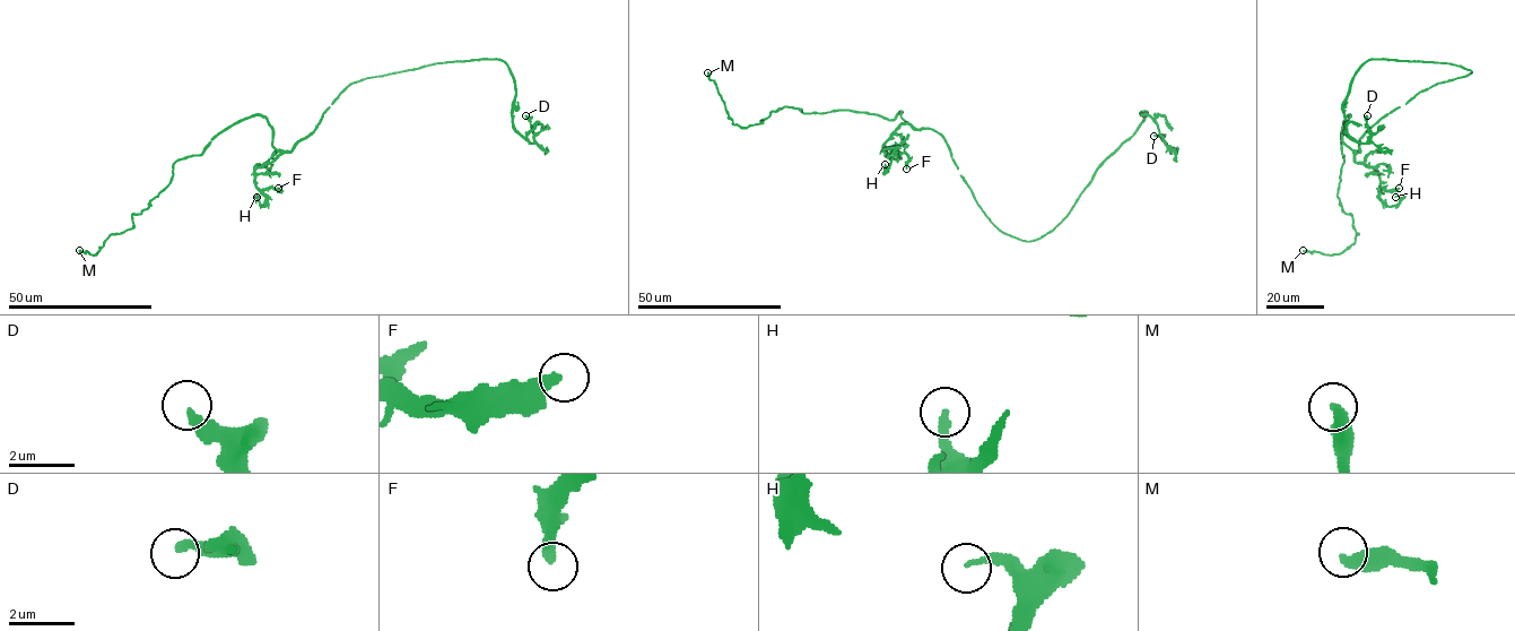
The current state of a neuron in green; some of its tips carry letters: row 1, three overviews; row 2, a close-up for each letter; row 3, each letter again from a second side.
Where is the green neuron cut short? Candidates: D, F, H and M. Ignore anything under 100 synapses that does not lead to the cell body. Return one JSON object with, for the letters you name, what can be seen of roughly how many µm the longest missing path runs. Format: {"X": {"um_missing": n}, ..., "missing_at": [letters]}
{"missing_at": []}

